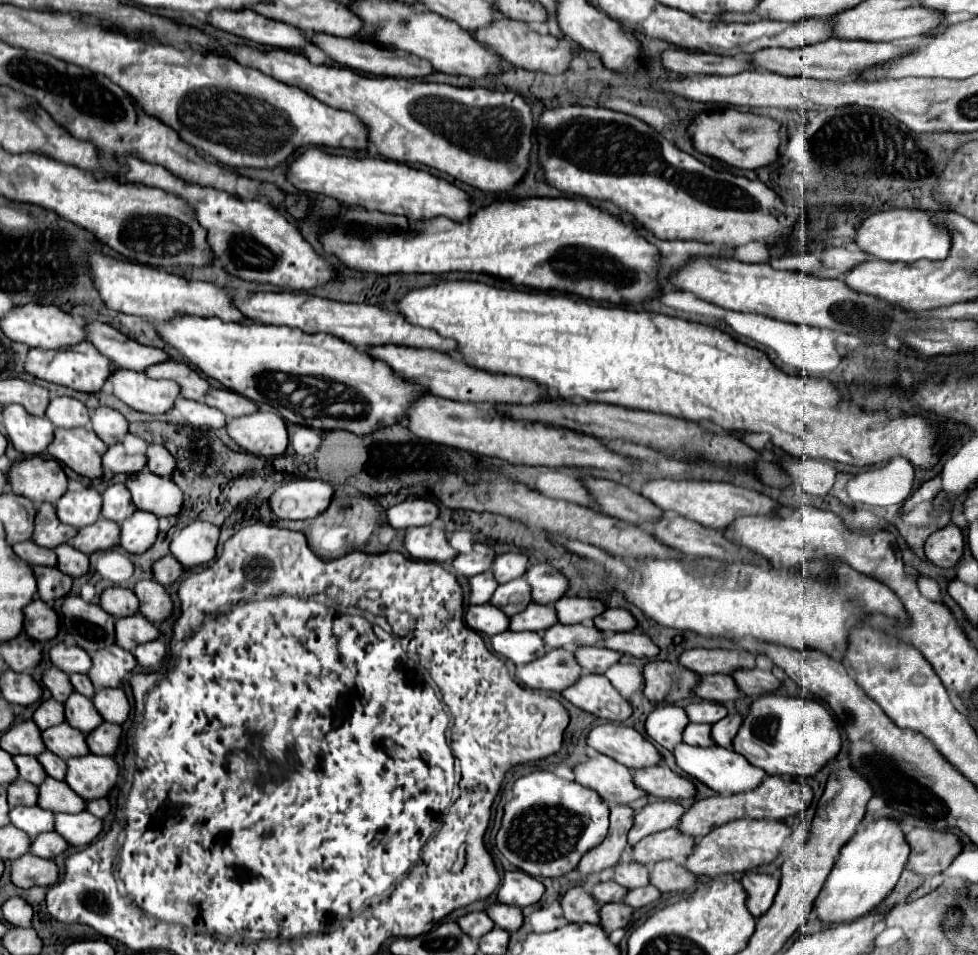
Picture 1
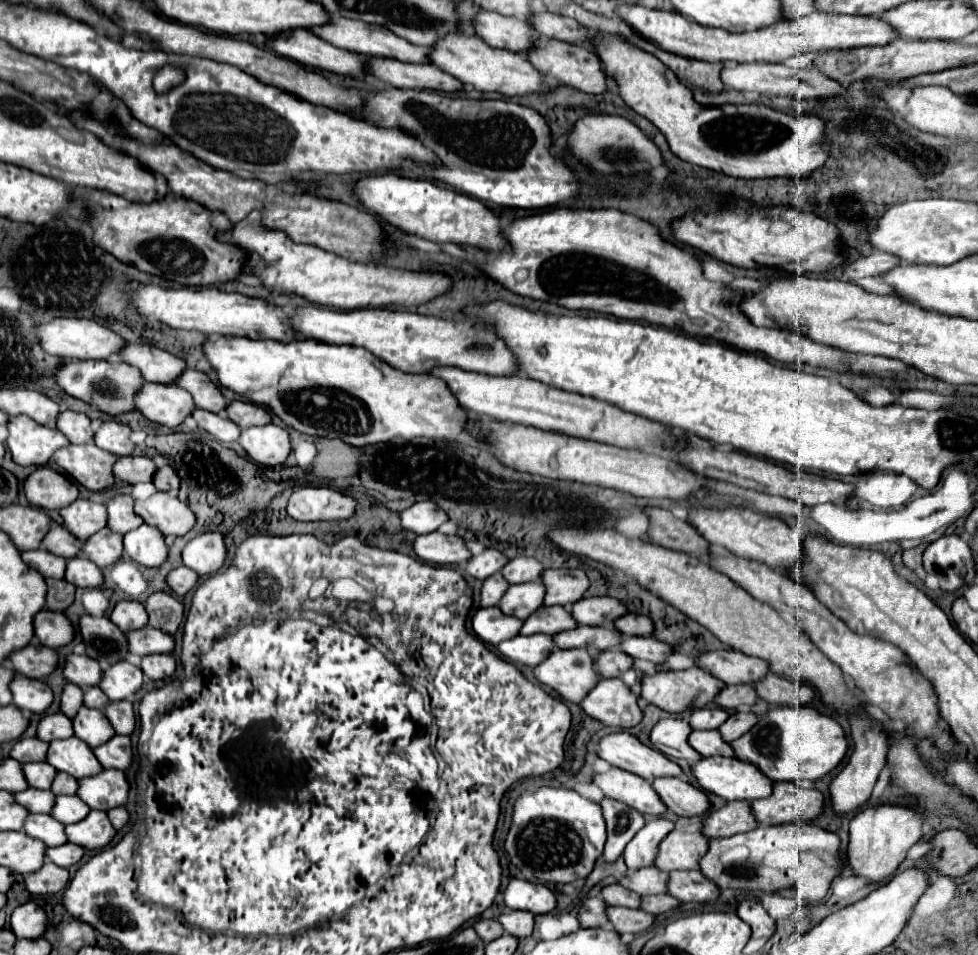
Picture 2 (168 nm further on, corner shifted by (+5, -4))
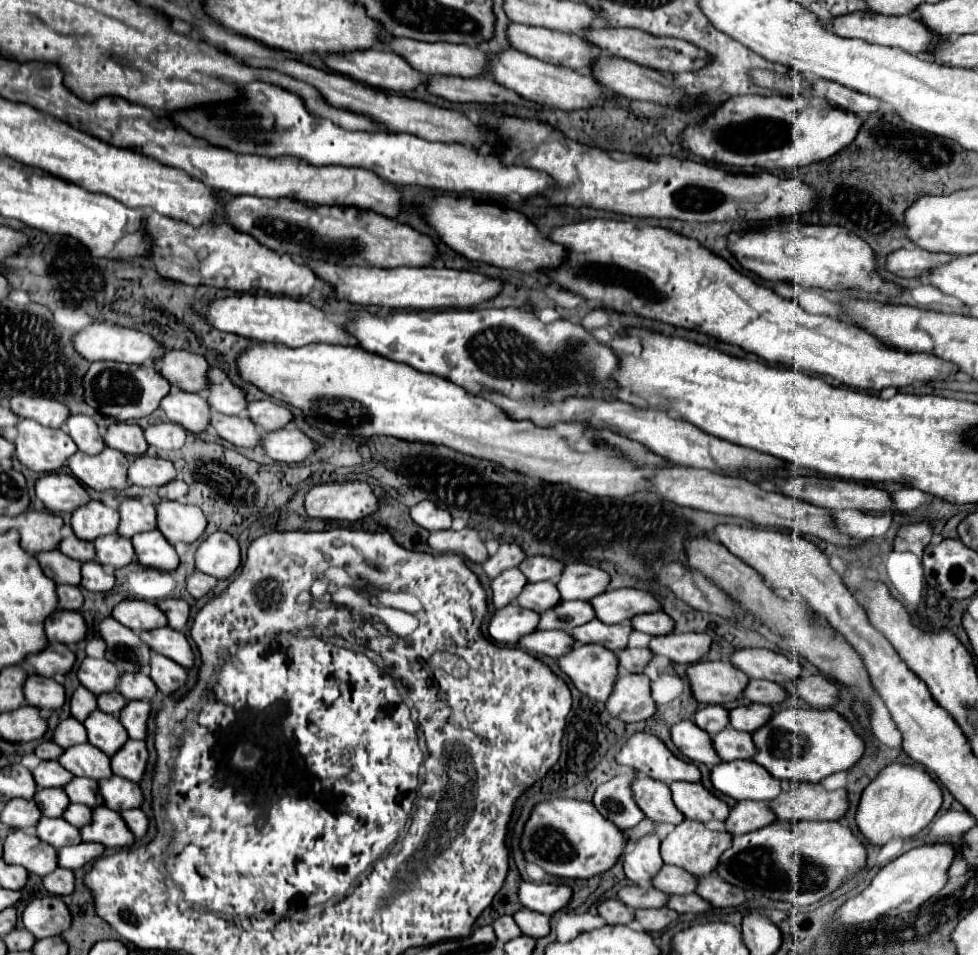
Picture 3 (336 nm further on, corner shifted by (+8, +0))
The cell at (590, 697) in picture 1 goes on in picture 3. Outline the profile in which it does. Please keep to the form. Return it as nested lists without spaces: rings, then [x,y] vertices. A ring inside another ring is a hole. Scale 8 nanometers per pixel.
[[[619,675],[605,703],[607,711],[625,723],[647,721],[657,711],[649,683],[647,675]]]

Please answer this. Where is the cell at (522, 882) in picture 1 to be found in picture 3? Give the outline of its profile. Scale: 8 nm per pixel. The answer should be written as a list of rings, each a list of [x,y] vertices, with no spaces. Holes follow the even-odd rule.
[[[521,883],[519,887],[519,899],[523,907],[553,915],[561,911],[573,897],[573,889],[569,885],[557,885],[557,883]]]

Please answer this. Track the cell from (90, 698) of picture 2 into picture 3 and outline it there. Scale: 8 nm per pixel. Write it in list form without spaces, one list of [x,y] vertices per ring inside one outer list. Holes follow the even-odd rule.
[[[117,691],[99,695],[99,697],[97,697],[97,703],[99,703],[99,709],[101,709],[101,711],[105,711],[105,713],[109,713],[109,715],[119,713],[119,711],[127,705],[125,697],[121,697],[121,693],[117,693]]]

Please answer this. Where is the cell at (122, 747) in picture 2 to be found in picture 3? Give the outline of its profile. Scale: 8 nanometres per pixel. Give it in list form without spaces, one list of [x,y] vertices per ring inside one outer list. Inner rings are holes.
[[[129,739],[125,747],[111,757],[111,767],[115,775],[129,779],[133,783],[141,783],[147,767],[147,759],[149,759],[149,751],[145,741]]]

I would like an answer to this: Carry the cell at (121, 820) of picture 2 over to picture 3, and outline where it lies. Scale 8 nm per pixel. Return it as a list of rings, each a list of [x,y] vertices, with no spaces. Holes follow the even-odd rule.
[[[129,809],[129,811],[121,811],[127,827],[135,833],[137,839],[145,837],[147,835],[147,829],[149,829],[149,819],[147,815],[141,811],[141,809]]]

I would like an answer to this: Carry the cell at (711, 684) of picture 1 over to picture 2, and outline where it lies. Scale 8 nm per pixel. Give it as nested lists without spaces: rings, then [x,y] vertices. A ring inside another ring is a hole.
[[[726,685],[714,701],[724,709],[738,709],[754,705],[756,699],[758,697],[756,693],[752,693],[752,685]]]

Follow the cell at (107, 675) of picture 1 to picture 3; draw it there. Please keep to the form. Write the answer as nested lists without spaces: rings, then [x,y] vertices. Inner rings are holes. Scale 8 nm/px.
[[[123,673],[119,681],[119,693],[127,701],[143,701],[143,699],[151,701],[159,693],[159,689],[153,683],[153,679],[143,673]]]

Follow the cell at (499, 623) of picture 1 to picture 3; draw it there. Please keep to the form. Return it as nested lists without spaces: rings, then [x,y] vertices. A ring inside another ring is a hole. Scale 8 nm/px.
[[[511,603],[503,609],[497,609],[489,621],[489,635],[497,643],[517,645],[521,637],[537,631],[539,615],[531,609],[521,609],[517,603]]]

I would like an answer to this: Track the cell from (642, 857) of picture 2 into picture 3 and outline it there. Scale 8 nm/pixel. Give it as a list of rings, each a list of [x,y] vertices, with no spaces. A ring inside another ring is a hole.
[[[651,833],[637,841],[637,847],[633,849],[633,853],[625,853],[623,867],[629,881],[633,881],[639,887],[645,887],[661,871],[663,859],[659,855],[659,843],[661,843],[659,837]]]

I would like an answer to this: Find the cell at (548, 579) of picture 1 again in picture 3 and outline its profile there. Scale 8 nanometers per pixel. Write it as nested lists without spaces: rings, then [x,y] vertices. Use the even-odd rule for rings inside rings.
[[[571,563],[565,567],[557,589],[561,593],[561,599],[593,599],[597,597],[601,591],[607,591],[609,587],[609,575],[599,569],[599,567],[591,567],[585,563]]]

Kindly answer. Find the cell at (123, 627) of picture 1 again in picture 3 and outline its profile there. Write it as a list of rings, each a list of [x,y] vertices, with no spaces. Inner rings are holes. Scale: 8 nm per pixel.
[[[159,627],[153,631],[143,631],[139,635],[153,651],[173,659],[175,663],[183,665],[185,669],[191,669],[195,665],[193,649],[185,637],[185,633],[175,631],[171,627]]]

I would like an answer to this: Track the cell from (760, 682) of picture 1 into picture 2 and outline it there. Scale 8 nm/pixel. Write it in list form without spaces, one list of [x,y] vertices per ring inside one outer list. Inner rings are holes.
[[[774,673],[764,675],[754,683],[756,695],[772,705],[808,705],[814,699],[814,689],[798,681],[788,681]]]

